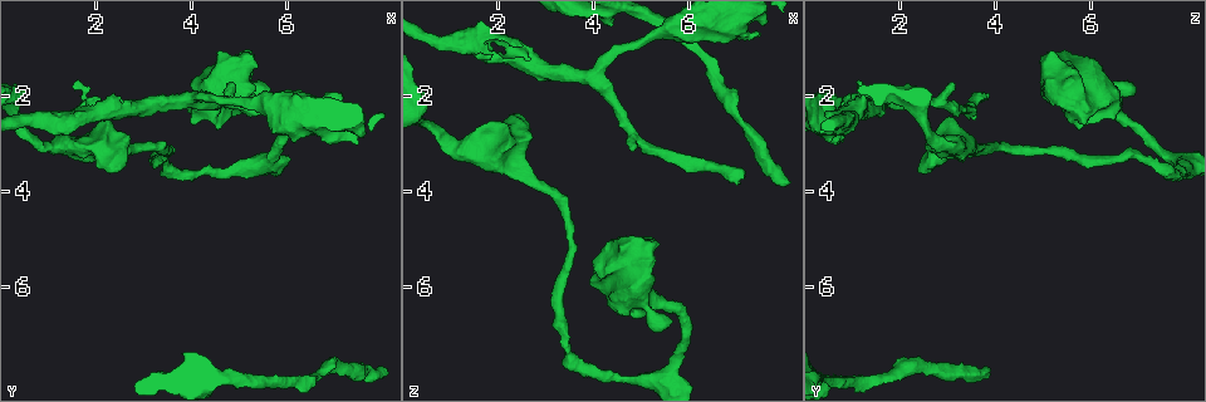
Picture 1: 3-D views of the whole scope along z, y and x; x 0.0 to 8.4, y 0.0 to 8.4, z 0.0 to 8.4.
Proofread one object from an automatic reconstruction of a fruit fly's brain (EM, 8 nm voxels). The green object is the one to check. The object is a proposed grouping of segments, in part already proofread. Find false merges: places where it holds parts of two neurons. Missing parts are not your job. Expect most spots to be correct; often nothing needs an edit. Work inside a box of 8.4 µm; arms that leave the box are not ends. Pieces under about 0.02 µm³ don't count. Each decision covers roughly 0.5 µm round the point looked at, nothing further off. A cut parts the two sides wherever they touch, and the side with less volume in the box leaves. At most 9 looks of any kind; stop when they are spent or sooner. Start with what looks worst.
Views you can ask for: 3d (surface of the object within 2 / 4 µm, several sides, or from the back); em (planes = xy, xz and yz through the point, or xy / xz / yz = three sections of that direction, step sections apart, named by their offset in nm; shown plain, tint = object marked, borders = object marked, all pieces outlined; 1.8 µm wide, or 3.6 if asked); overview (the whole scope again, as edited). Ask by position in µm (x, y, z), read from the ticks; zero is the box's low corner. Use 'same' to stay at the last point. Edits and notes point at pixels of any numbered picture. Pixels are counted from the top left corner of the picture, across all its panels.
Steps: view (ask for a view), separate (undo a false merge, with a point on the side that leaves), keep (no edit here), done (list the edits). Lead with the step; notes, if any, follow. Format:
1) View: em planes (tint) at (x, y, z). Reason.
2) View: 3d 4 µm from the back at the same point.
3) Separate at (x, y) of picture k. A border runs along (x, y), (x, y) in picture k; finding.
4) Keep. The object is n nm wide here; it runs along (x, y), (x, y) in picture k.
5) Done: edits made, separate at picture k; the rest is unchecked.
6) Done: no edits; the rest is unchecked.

View: em xy step 8 (plain) at (2.50, 3.20, 3.55).

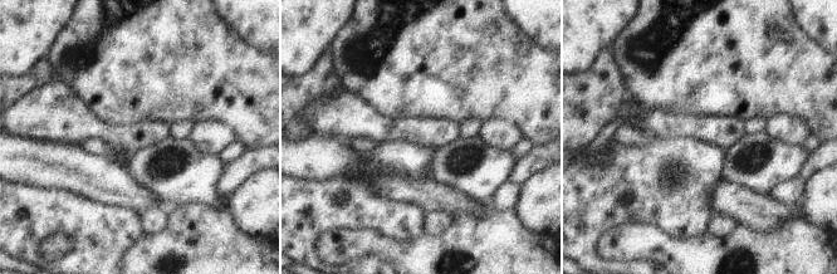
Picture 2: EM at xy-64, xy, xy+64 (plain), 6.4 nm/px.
View: em xy step 8 (tint) at the same point. With the object marked.

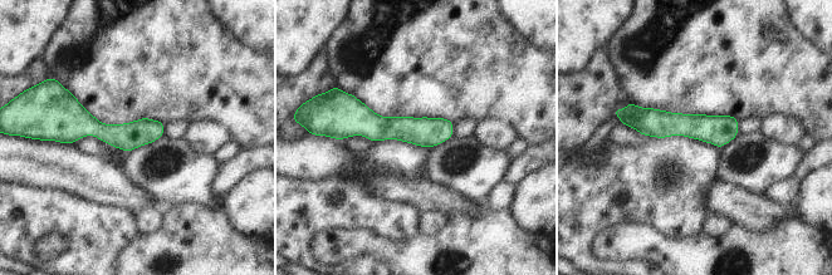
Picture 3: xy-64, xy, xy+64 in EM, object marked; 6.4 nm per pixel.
Keep. All the same neuron.

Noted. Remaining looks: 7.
View: em 3.6 µm planes (tint) at (4.05, 2.10, 1.55). Branch point.

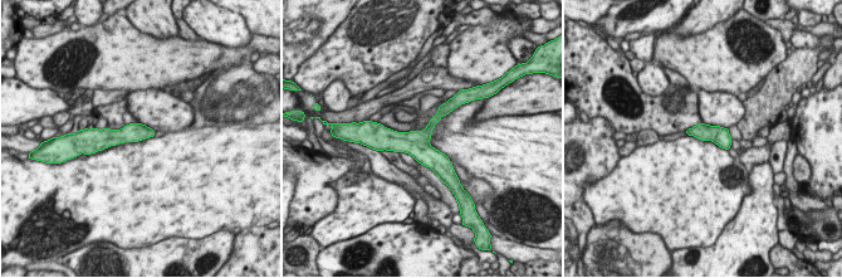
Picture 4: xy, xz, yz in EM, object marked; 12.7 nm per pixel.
Keep. It runs along (386, 136), (414, 142), (446, 164) in picture 4; one neuron here.

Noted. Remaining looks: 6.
View: em planes (tint) at (5.55, 3.40, 7.85).

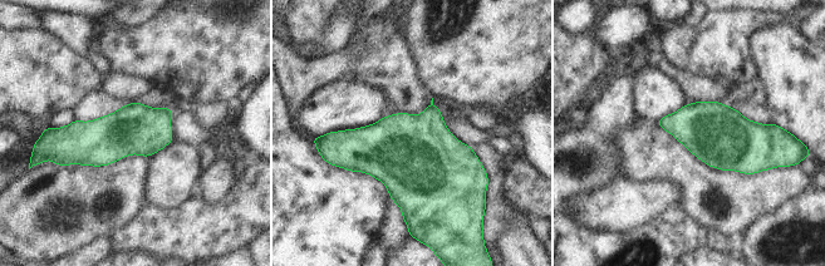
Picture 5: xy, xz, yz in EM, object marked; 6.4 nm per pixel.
Keep. The object is 320 nm wide here; one neuron here.

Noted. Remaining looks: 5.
View: 3d 4 µm from the back at (5.85, 2.30, 0.55). Sudden change in width.

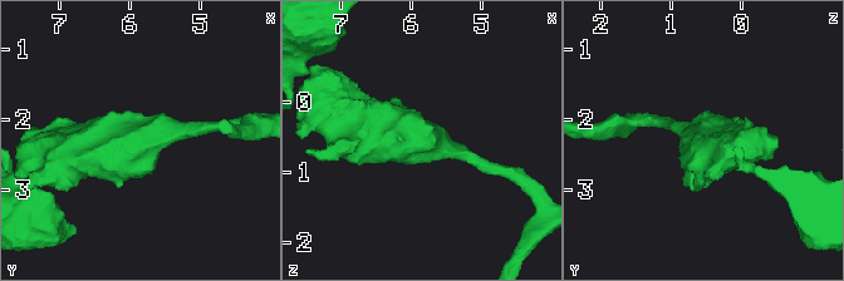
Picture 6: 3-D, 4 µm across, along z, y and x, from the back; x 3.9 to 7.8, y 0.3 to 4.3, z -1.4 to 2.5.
View: em 3.6 µm planes (plain) at (5.80, 2.35, 0.60).

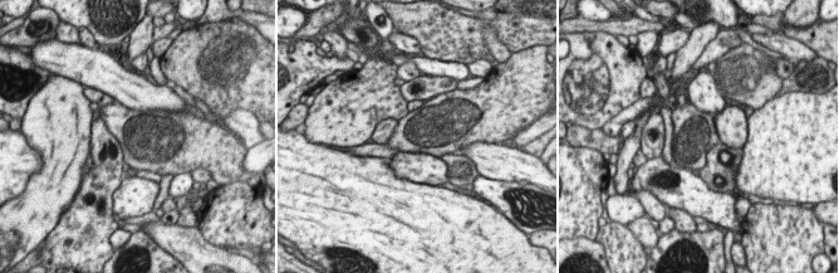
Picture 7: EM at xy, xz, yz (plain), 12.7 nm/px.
View: em 3.6 µm planes (tint) at the same point.

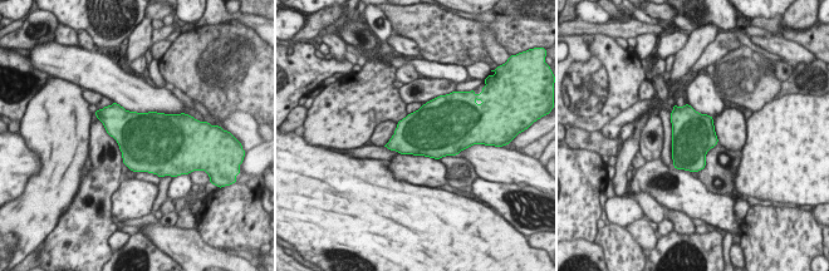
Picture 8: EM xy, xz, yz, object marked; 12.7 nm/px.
Keep. The object is 550 nm wide here; continuous, no second neuron.

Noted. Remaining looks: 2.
Done: no edits; the rest is unchecked.

